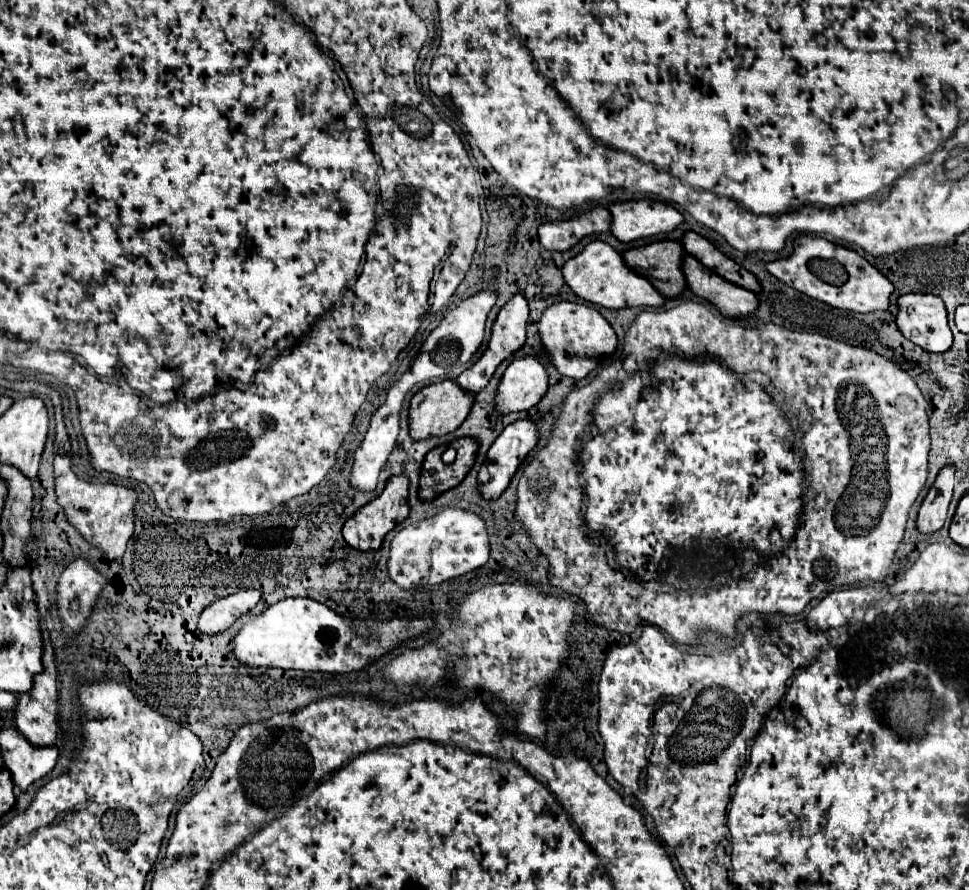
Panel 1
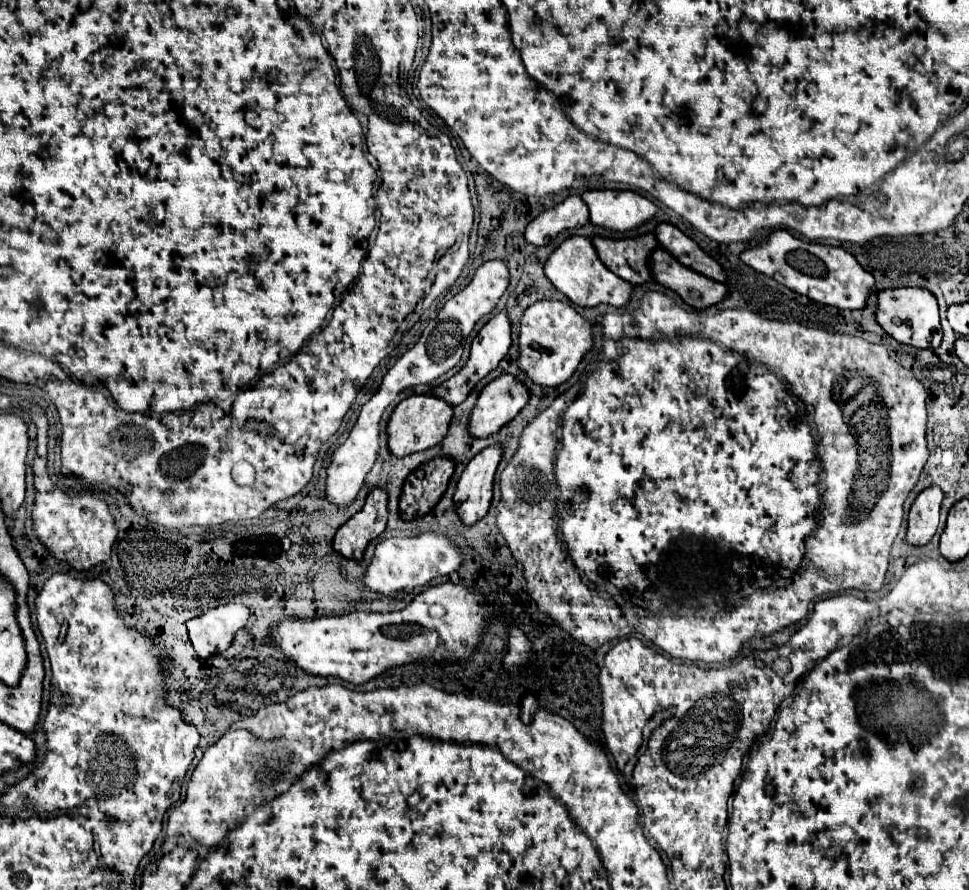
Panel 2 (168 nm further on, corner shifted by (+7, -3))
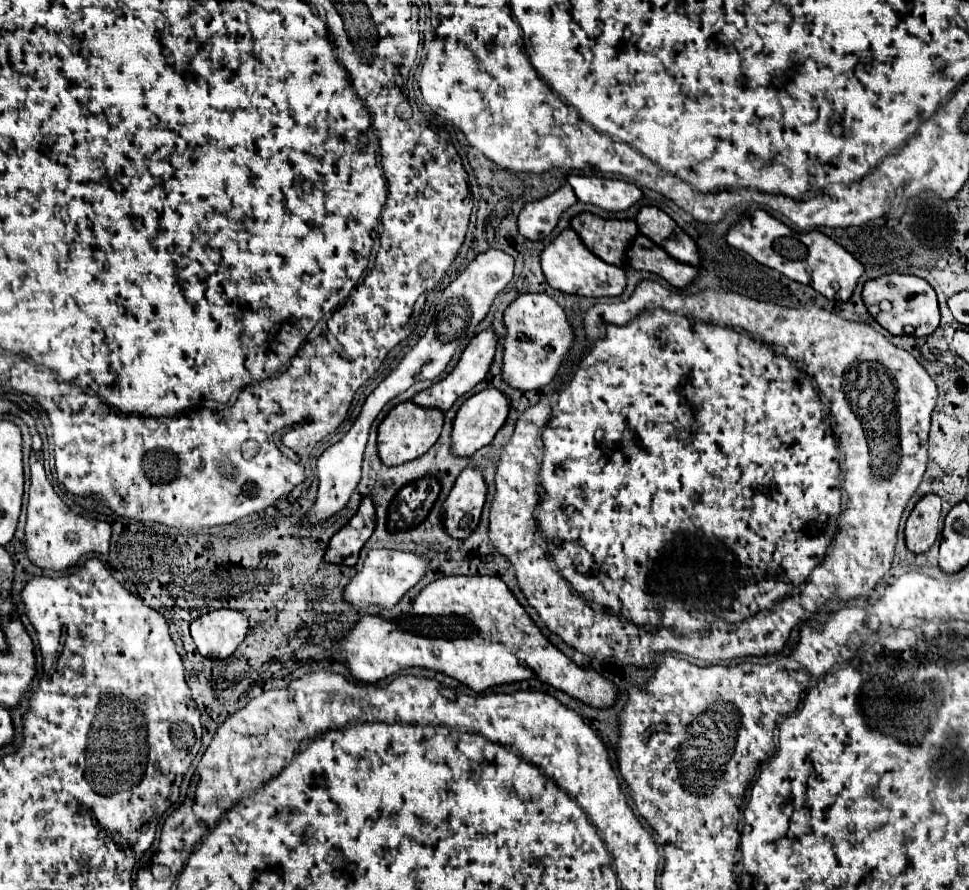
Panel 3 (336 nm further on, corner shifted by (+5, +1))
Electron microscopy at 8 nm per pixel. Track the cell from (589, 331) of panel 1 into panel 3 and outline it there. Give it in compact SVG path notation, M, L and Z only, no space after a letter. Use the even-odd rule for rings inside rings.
M526 293L504 311L504 323L508 327L502 365L504 381L522 391L542 389L556 377L564 357L576 343L574 329L564 309L546 293Z

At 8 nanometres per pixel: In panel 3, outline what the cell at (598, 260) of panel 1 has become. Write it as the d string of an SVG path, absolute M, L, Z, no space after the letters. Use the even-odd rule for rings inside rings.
M564 229L544 251L542 271L552 289L578 297L618 297L626 287L626 275L620 267L612 267L598 259L578 237L574 229Z

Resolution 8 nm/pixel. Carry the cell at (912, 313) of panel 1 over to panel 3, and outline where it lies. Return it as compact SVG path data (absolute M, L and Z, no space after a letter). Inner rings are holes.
M888 275L874 281L868 281L862 291L864 303L870 315L892 335L912 335L912 337L928 337L940 325L940 309L938 299L930 283L914 275Z

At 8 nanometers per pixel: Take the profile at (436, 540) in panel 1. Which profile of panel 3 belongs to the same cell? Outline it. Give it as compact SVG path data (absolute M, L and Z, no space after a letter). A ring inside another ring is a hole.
M370 549L364 561L364 567L352 577L348 587L344 589L344 599L352 605L380 605L394 607L408 589L412 589L426 573L428 561L414 551L394 551L394 549Z

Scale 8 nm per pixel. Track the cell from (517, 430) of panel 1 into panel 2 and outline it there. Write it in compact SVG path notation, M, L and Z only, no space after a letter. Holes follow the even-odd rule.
M498 445L488 447L482 453L478 453L460 475L454 493L454 507L464 525L474 525L488 513L492 501L494 473L500 459L502 449Z

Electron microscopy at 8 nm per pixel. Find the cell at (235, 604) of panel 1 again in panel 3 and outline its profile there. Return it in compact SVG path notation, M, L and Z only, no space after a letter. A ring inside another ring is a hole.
M216 609L192 621L190 633L200 655L226 659L244 641L248 617L236 609Z

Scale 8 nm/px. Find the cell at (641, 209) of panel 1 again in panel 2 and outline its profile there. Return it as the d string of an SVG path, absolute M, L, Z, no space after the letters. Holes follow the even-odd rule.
M584 191L582 201L590 211L590 221L614 231L628 231L654 217L658 207L634 191Z

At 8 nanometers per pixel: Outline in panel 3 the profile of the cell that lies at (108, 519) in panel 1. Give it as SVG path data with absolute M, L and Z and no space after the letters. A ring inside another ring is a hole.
M30 465L32 485L28 499L28 521L26 521L26 553L28 559L42 567L62 571L78 563L88 553L108 553L110 547L110 523L82 517L70 511L64 501L56 495L54 487L46 479L44 465Z

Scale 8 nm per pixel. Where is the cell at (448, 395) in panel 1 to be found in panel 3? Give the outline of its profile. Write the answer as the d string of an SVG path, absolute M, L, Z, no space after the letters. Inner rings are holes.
M414 401L398 403L378 427L378 455L386 465L402 465L424 455L440 437L444 425L444 411L426 409Z

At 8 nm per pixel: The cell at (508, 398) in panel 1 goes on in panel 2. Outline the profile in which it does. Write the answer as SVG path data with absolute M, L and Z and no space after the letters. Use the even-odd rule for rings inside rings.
M500 375L480 391L480 397L468 419L470 435L484 439L496 433L502 425L518 415L528 399L528 389L520 381L516 381L512 375Z

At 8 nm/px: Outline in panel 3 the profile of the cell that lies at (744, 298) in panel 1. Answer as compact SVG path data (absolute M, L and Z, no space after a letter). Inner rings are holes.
M638 235L636 243L632 243L632 251L628 251L628 265L632 269L656 273L678 289L688 287L698 275L696 267L672 259L662 247L658 247L644 235Z

